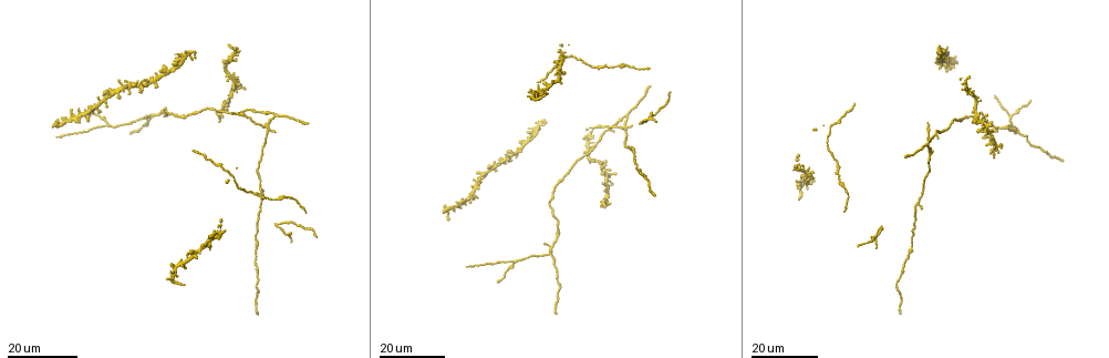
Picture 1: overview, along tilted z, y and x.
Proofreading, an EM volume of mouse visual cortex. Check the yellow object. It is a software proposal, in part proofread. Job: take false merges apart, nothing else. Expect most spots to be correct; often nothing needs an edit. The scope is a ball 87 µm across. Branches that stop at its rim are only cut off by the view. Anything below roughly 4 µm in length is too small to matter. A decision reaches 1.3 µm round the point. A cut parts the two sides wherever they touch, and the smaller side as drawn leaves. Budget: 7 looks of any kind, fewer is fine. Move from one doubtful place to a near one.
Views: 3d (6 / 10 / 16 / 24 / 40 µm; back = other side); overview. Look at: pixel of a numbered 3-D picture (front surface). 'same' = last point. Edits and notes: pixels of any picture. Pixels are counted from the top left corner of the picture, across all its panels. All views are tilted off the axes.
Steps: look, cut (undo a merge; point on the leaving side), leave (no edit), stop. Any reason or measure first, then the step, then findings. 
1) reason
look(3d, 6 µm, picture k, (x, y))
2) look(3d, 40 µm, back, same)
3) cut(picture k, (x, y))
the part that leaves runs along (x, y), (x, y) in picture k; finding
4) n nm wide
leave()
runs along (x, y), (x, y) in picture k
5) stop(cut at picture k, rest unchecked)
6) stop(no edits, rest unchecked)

small branch off a trunk
look(3d, 24 µm, picture 1, (1018, 135))

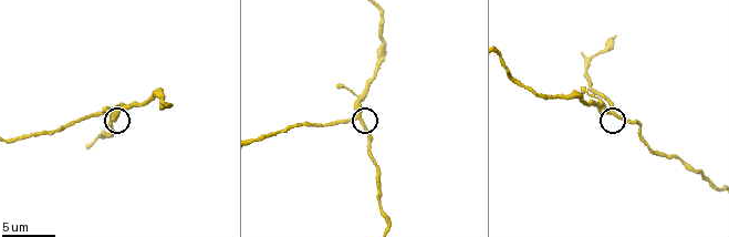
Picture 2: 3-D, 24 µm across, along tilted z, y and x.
look(3d, 10 µm, picture 2, (358, 119))

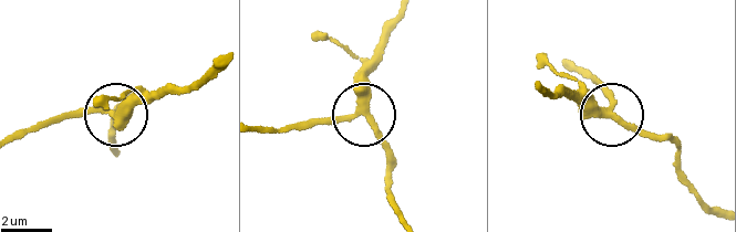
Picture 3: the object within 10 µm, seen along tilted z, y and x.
270 nm wide
leave()
one neuron here

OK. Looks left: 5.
four or more arms meet
look(3d, 24 µm, picture 1, (265, 125))

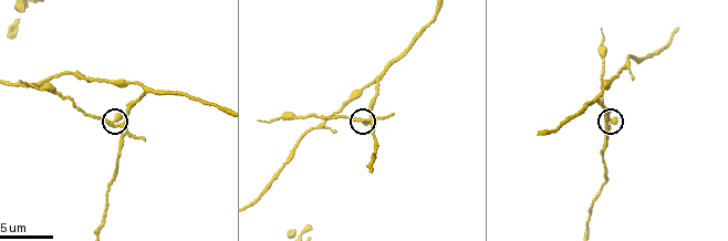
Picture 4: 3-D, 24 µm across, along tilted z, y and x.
closer look
look(3d, 10 µm, picture 4, (119, 125))

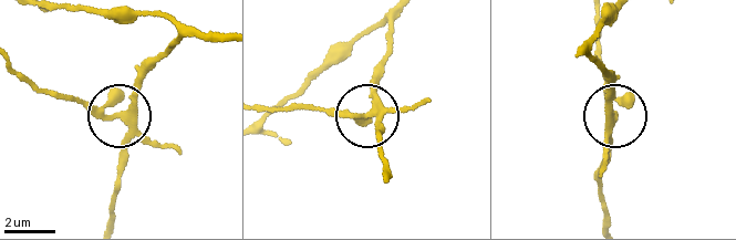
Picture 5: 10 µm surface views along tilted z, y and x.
look(3d, 10 µm, back, picture 5, (361, 116))

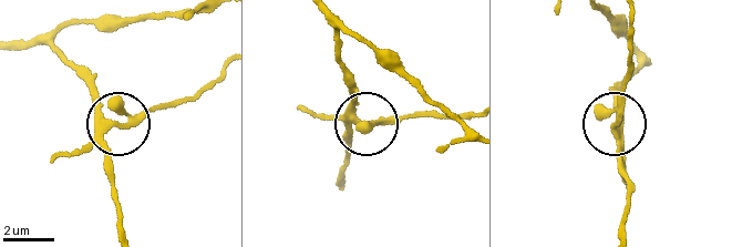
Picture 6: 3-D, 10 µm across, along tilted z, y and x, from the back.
5 arms
cut(picture 6, (122, 98))
the part that leaves runs along (101, 130), (135, 127), (155, 112), (193, 100), (222, 72) in picture 6; a second neuron is stuck on

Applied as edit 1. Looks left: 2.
three-way junction
look(3d, 6 µm, picture 4, (596, 99))

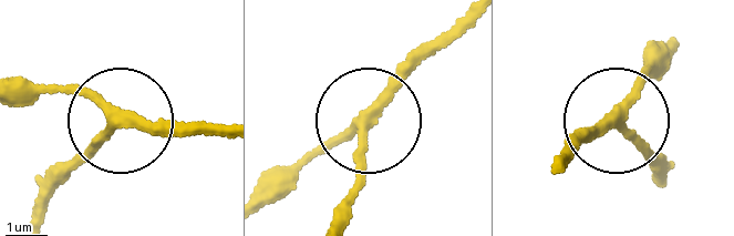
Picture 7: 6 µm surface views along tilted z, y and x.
3 arms
leave()
runs along (265, 206), (378, 112), (444, 37) in picture 7; continuous, no second neuron

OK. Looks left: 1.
stop(cut at picture 6, rest unchecked)

